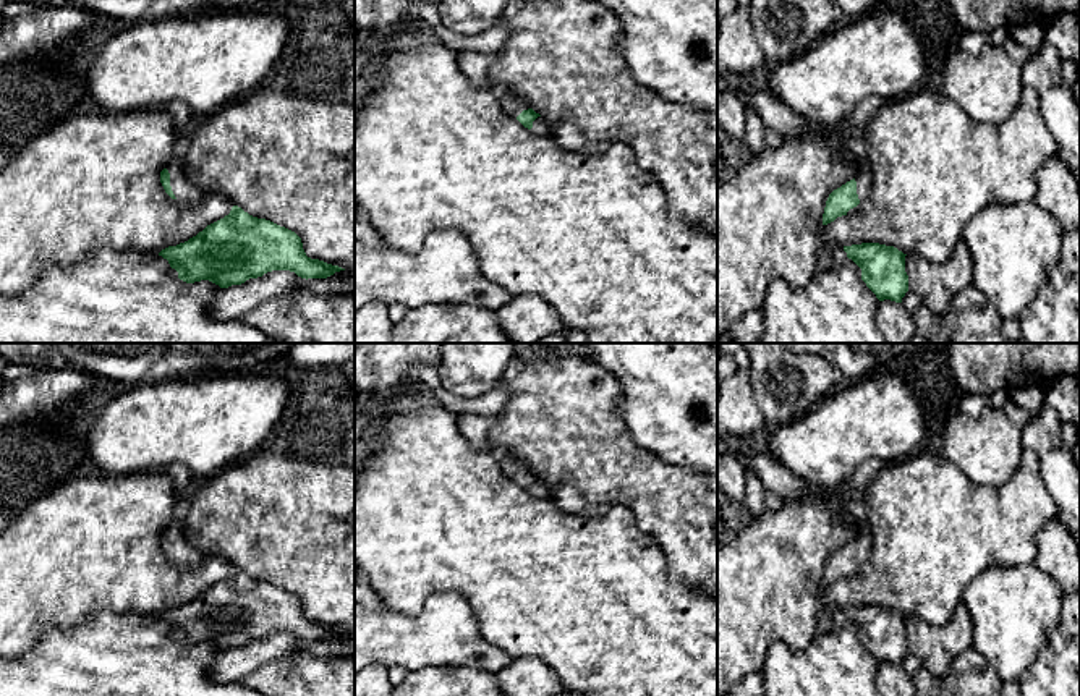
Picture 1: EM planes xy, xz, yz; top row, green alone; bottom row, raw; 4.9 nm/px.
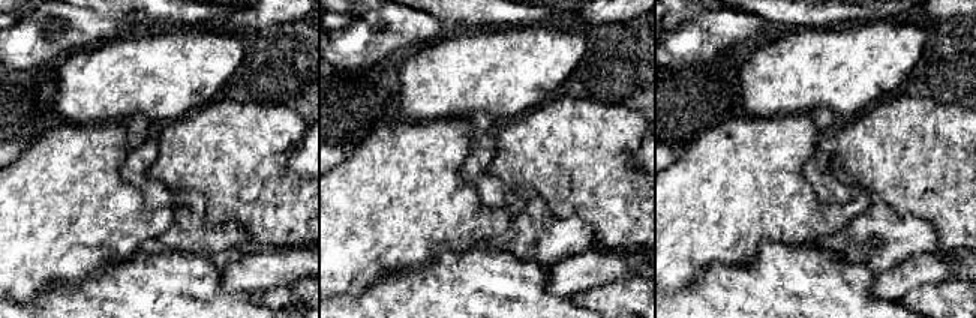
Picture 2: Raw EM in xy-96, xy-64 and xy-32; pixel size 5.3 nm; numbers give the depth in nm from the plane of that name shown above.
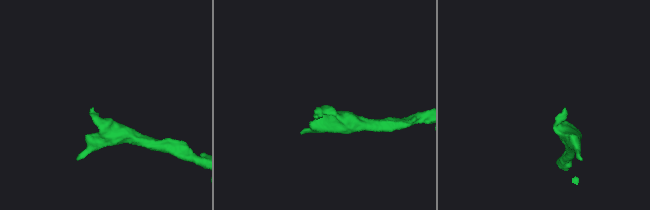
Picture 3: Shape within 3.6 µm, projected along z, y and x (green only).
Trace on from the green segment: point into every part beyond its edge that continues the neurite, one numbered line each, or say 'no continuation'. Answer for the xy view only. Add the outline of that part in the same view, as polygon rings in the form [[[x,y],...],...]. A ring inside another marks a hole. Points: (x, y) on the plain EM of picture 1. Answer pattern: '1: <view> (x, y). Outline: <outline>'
1: xy (183, 551). Outline: [[[181,520],[172,521],[167,533],[170,536],[170,549],[176,563],[194,567],[204,558],[204,554],[186,539]]]

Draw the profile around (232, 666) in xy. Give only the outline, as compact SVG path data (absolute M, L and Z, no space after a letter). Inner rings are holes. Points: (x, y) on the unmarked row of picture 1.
M272 633L241 647L222 651L212 664L212 677L220 683L240 681L259 667L301 651L301 639L290 633Z

